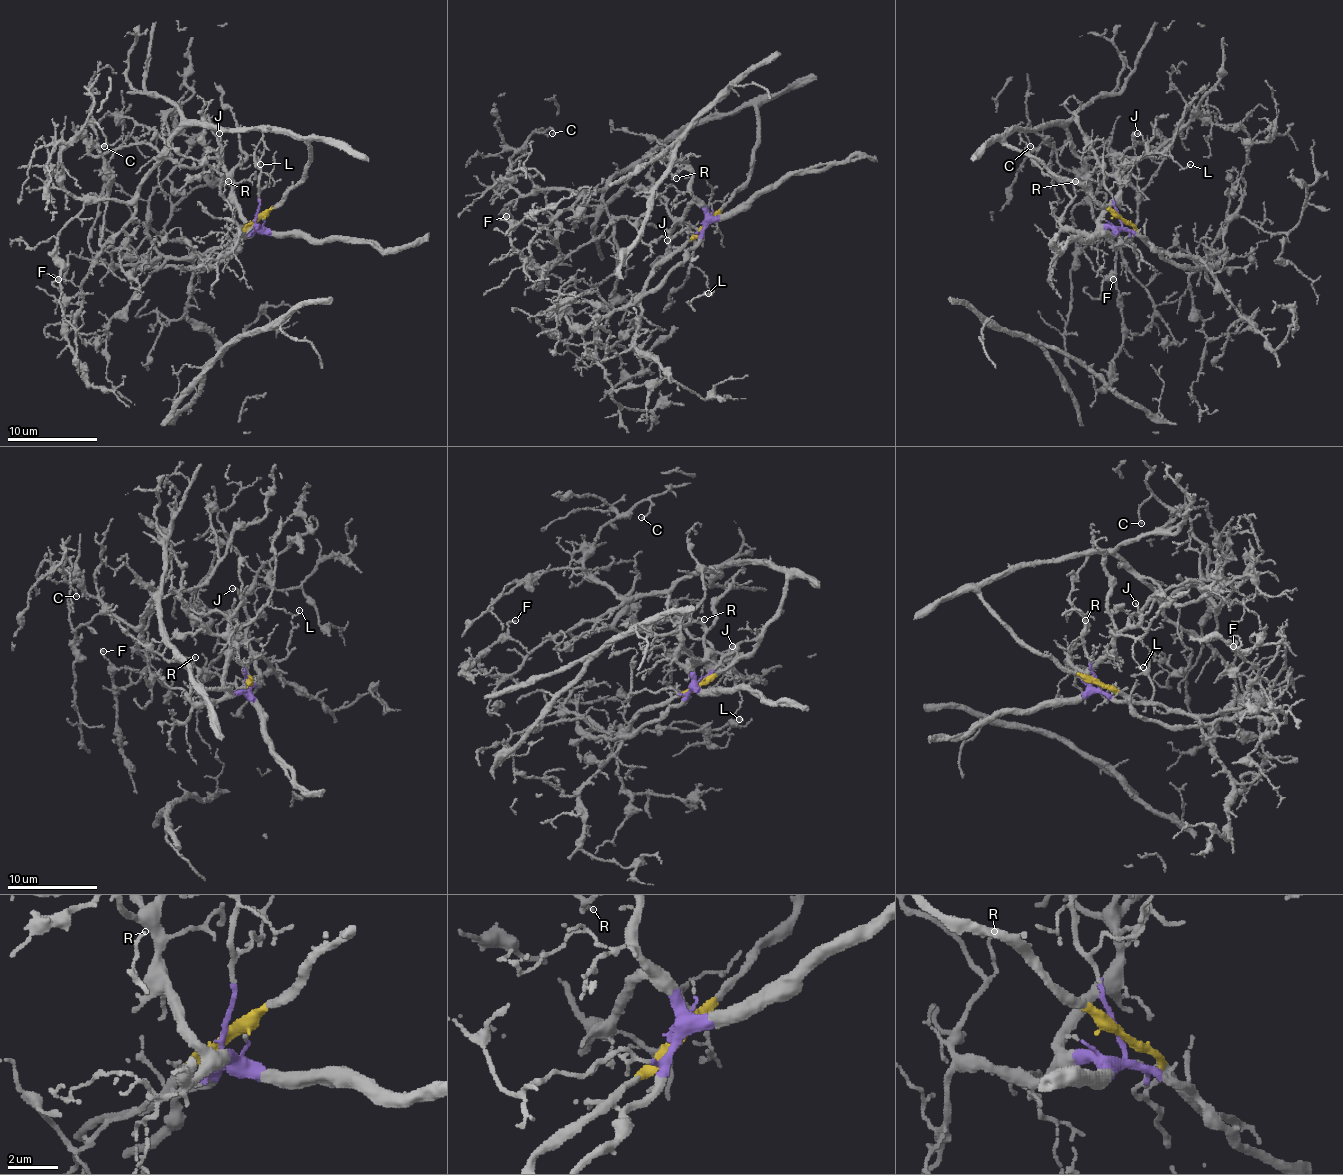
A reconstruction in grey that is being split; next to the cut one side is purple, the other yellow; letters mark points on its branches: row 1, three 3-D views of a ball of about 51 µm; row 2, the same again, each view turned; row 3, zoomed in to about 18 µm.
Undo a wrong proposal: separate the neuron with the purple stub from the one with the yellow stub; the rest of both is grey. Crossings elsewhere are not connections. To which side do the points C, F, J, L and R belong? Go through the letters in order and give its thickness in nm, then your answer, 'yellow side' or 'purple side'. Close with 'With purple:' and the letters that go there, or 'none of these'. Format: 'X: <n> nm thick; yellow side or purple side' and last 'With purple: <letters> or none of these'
C: 120 nm thick; yellow side
F: 190 nm thick; yellow side
J: 130 nm thick; purple side
L: 60 nm thick; purple side
R: 100 nm thick; purple side
With purple: J, L, R

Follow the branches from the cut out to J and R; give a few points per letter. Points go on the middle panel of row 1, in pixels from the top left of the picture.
J: (704, 224), (707, 212), (693, 203), (673, 228), (668, 248), (666, 239)
R: (704, 224), (707, 208), (693, 194), (691, 170), (684, 163), (671, 174), (675, 179)

